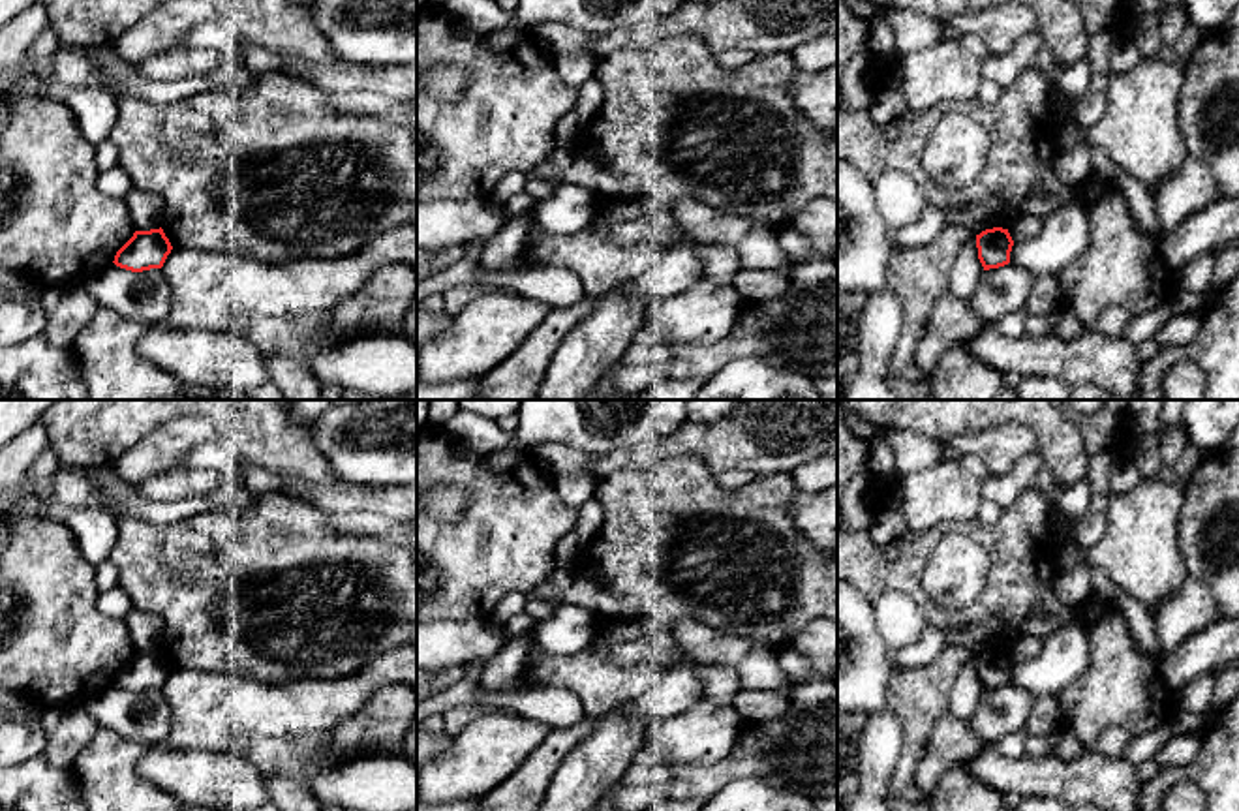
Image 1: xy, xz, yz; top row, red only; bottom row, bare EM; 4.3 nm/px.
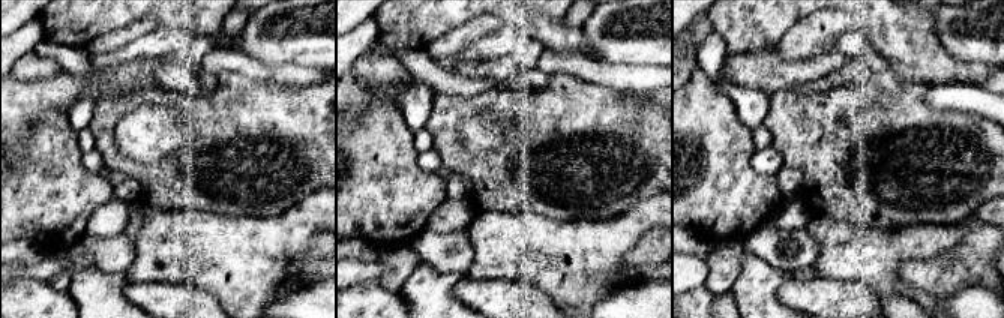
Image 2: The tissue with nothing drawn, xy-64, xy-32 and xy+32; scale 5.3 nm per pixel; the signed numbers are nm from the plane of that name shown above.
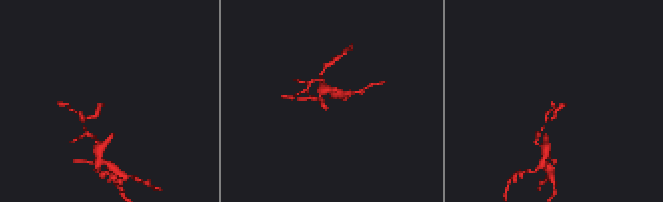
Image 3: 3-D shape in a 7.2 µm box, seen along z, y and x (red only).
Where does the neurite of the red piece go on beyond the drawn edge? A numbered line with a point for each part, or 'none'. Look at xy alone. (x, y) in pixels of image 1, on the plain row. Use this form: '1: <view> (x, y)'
none

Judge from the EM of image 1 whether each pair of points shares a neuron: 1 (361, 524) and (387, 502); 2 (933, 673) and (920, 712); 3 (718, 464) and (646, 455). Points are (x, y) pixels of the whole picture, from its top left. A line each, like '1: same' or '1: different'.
1: different
2: same
3: same

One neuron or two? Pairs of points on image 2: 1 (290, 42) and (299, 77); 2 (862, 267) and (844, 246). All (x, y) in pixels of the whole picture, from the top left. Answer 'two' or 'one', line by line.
1: two
2: one

